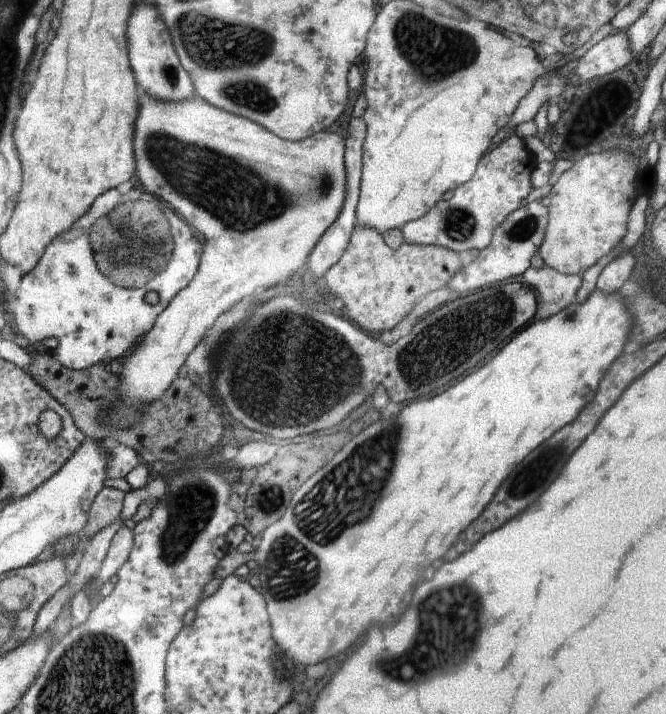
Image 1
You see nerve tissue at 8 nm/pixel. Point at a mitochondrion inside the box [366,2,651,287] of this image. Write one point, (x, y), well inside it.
(422, 42)

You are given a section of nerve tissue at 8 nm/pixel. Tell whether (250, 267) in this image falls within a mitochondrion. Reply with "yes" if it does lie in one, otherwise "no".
no

